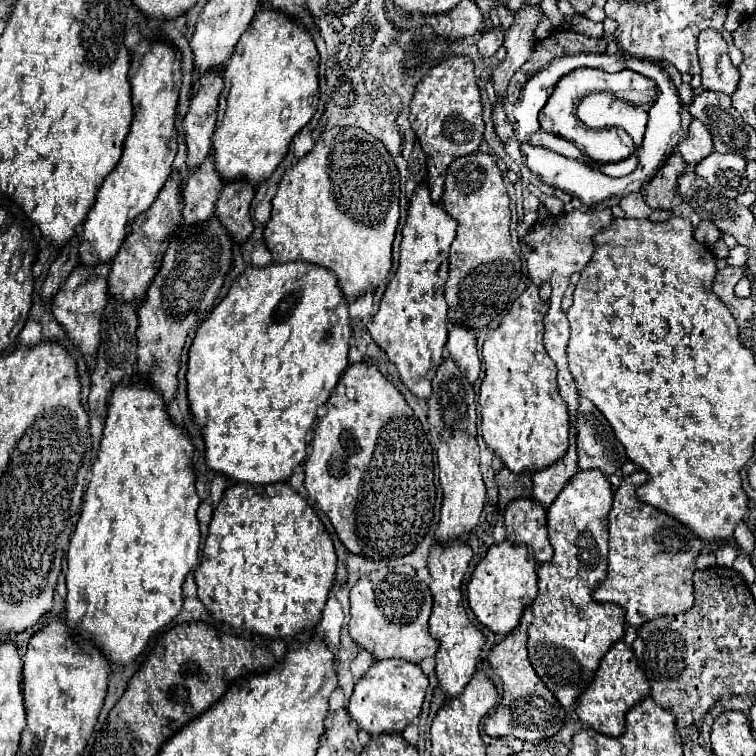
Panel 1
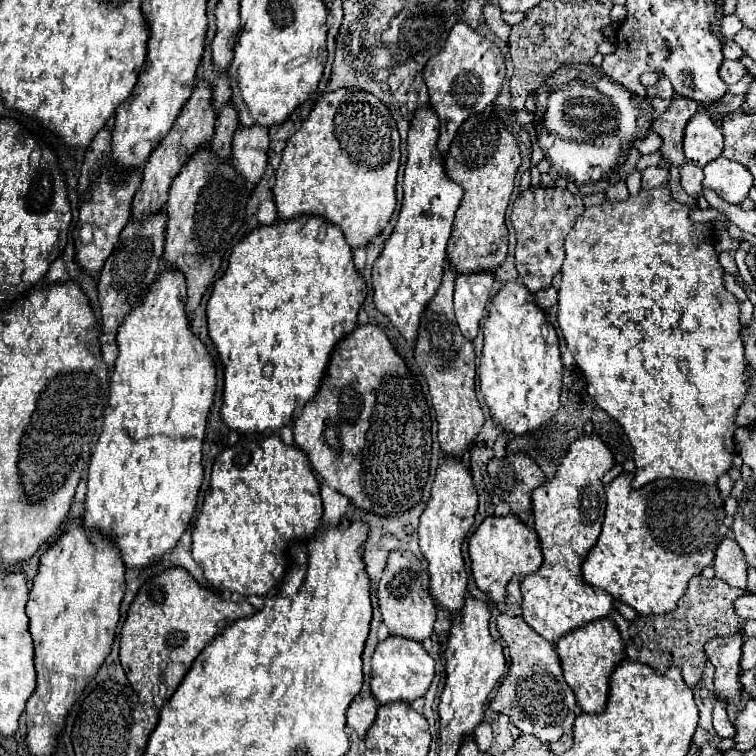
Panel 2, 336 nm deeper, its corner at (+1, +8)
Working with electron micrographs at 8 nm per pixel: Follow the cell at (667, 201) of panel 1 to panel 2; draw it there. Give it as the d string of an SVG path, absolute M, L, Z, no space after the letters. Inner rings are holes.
M677 97L667 111L653 121L653 131L663 139L661 153L667 159L667 163L681 167L685 161L683 155L683 131L689 119L699 111L699 103L693 103L693 99Z

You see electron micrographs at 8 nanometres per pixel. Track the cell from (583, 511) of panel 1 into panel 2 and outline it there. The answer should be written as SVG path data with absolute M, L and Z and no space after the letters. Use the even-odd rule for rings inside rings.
M581 437L571 443L551 481L537 487L531 495L535 531L541 539L543 565L533 577L521 583L523 619L543 639L555 643L565 633L607 617L613 609L613 597L583 581L581 563L593 549L605 517L605 489L601 477L615 465L609 447L599 437Z

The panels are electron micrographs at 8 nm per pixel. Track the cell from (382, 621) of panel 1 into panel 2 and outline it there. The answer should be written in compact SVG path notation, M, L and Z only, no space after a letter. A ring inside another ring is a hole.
M401 549L389 553L389 565L379 581L377 597L379 597L383 623L389 627L391 635L407 637L413 641L423 641L431 637L433 623L437 617L437 607L429 593L429 573L417 555Z

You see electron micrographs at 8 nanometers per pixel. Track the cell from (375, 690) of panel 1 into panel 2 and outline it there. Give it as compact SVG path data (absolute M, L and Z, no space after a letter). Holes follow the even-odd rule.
M389 635L385 641L377 645L371 659L371 693L381 705L393 701L411 703L427 693L433 675L435 675L435 661L429 657L429 653L423 649L419 641Z

